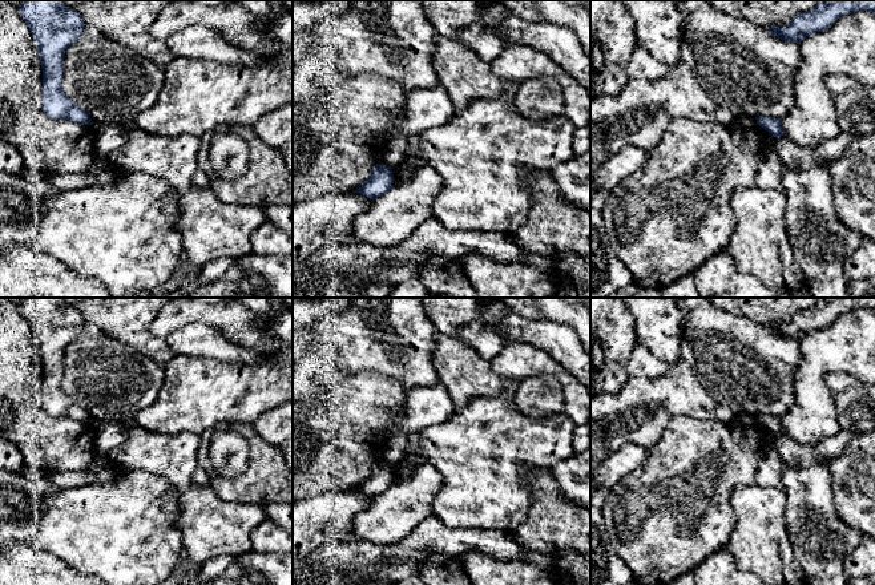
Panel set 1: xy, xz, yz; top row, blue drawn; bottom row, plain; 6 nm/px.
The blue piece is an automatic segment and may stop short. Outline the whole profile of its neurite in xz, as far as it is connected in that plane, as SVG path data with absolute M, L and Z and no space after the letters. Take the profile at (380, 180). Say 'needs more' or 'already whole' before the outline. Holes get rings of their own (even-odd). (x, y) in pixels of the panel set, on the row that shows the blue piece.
already whole | M376 164L370 173L370 177L362 182L354 193L367 198L376 199L386 194L394 183L394 174L384 164Z

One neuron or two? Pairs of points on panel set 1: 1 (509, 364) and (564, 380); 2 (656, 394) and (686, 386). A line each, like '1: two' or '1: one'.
1: one
2: one

